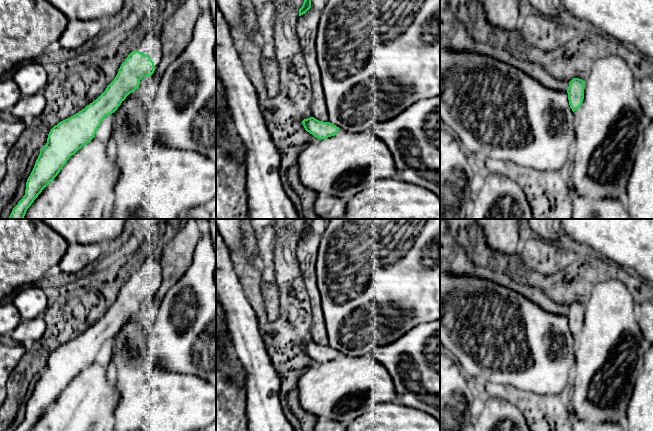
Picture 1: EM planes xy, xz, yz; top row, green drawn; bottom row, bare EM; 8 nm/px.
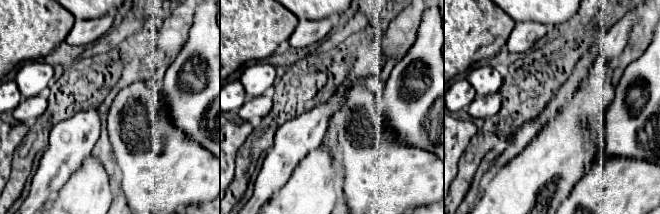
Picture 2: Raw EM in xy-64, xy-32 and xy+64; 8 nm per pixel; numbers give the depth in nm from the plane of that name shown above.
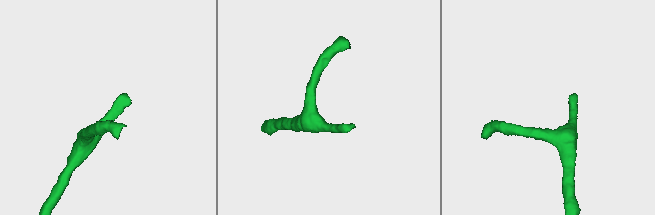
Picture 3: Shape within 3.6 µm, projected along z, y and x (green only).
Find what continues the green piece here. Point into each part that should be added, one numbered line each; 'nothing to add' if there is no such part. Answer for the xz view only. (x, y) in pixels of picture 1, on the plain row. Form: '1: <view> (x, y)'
nothing to add

